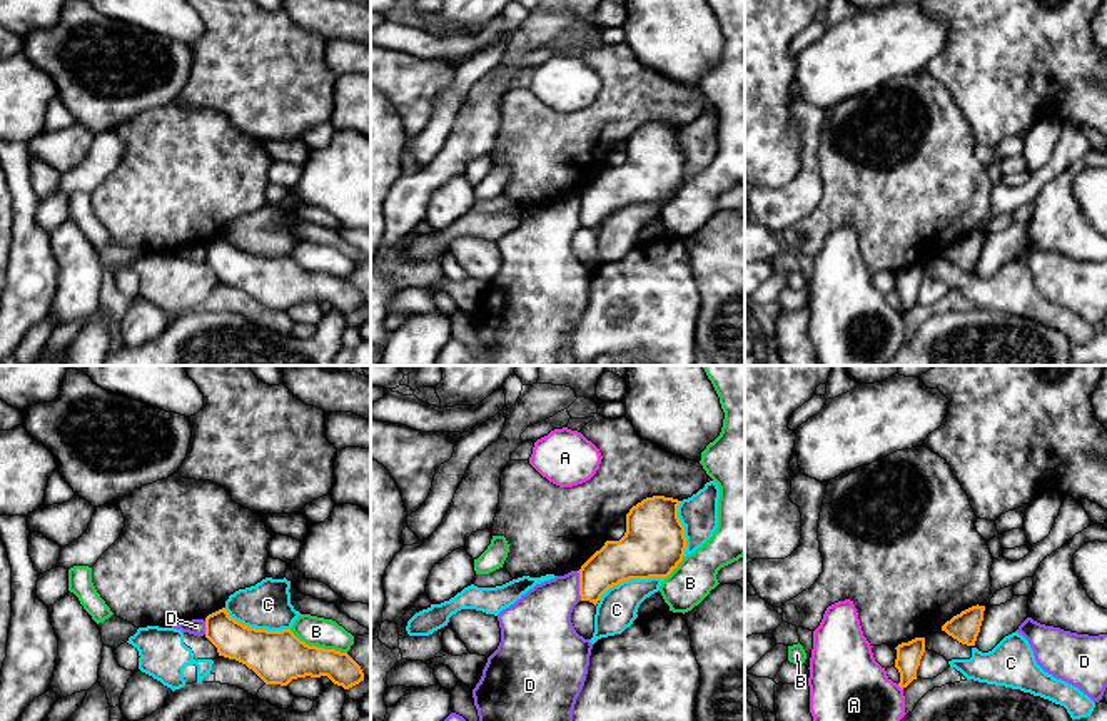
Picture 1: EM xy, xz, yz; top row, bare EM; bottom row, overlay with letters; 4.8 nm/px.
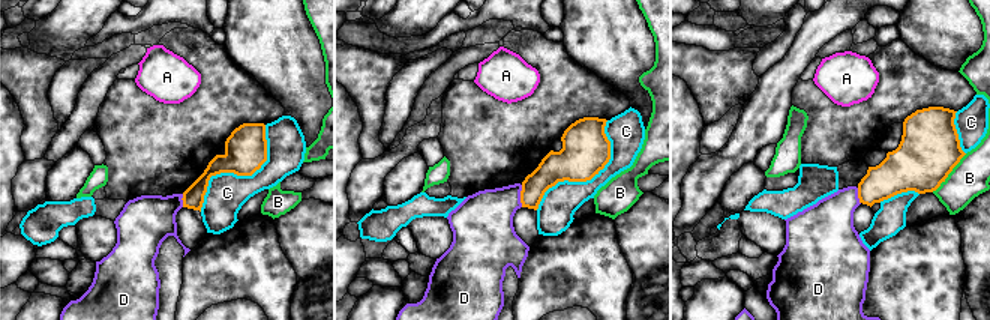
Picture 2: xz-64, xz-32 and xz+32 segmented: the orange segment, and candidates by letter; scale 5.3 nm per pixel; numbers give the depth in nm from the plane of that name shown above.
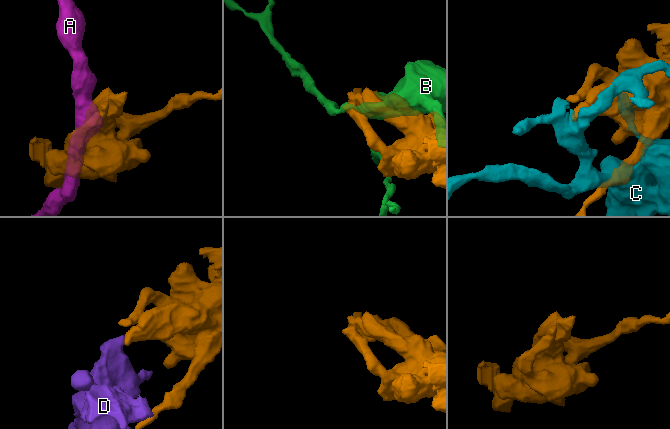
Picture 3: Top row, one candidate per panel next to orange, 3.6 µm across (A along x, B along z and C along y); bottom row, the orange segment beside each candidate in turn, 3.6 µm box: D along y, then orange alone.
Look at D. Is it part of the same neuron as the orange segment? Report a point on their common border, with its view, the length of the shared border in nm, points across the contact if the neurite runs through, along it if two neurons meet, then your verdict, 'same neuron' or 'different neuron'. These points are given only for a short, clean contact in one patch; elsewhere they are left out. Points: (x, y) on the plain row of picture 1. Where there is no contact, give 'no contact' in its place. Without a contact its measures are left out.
meets orange in xz at (580, 212); contact 150 nm long; different neuron

